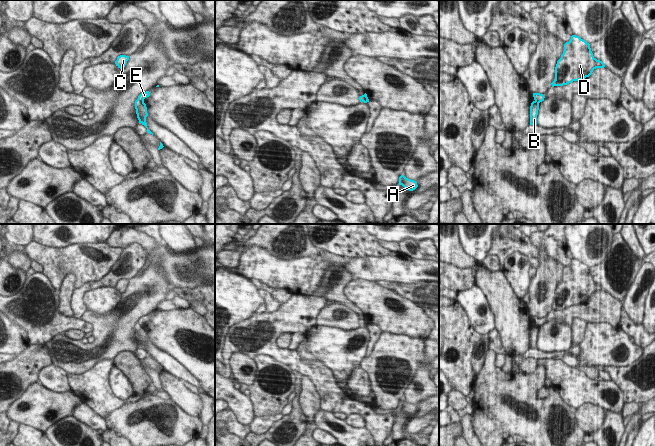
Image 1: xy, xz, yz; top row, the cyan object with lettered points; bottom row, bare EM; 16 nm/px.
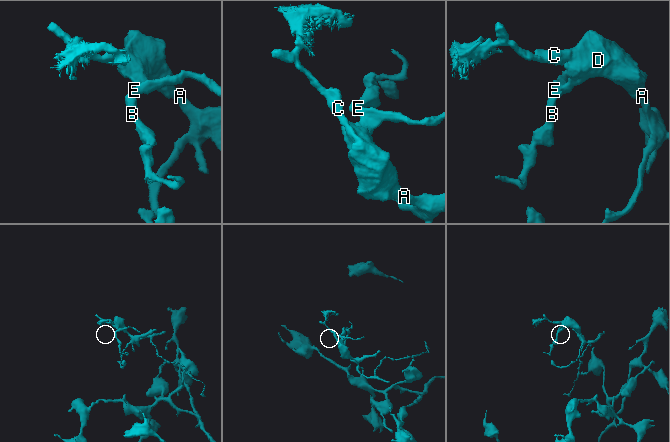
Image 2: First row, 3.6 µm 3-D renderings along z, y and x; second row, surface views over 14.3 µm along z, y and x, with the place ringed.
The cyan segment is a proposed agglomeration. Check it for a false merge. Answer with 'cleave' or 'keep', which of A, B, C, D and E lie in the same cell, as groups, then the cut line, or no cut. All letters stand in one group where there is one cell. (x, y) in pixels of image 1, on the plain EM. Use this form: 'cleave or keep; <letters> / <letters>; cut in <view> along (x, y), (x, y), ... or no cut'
cleave; A C D E / B; cut in xy along (137, 323), (143, 326)

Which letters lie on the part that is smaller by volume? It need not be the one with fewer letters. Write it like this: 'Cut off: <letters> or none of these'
Cut off: B

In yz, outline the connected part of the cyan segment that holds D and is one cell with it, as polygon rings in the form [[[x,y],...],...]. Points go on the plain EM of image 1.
[[[572,259],[564,268],[564,276],[555,291],[554,310],[563,310],[573,305],[589,301],[596,292],[604,292],[602,285],[597,284],[591,275],[590,268],[579,260]]]

